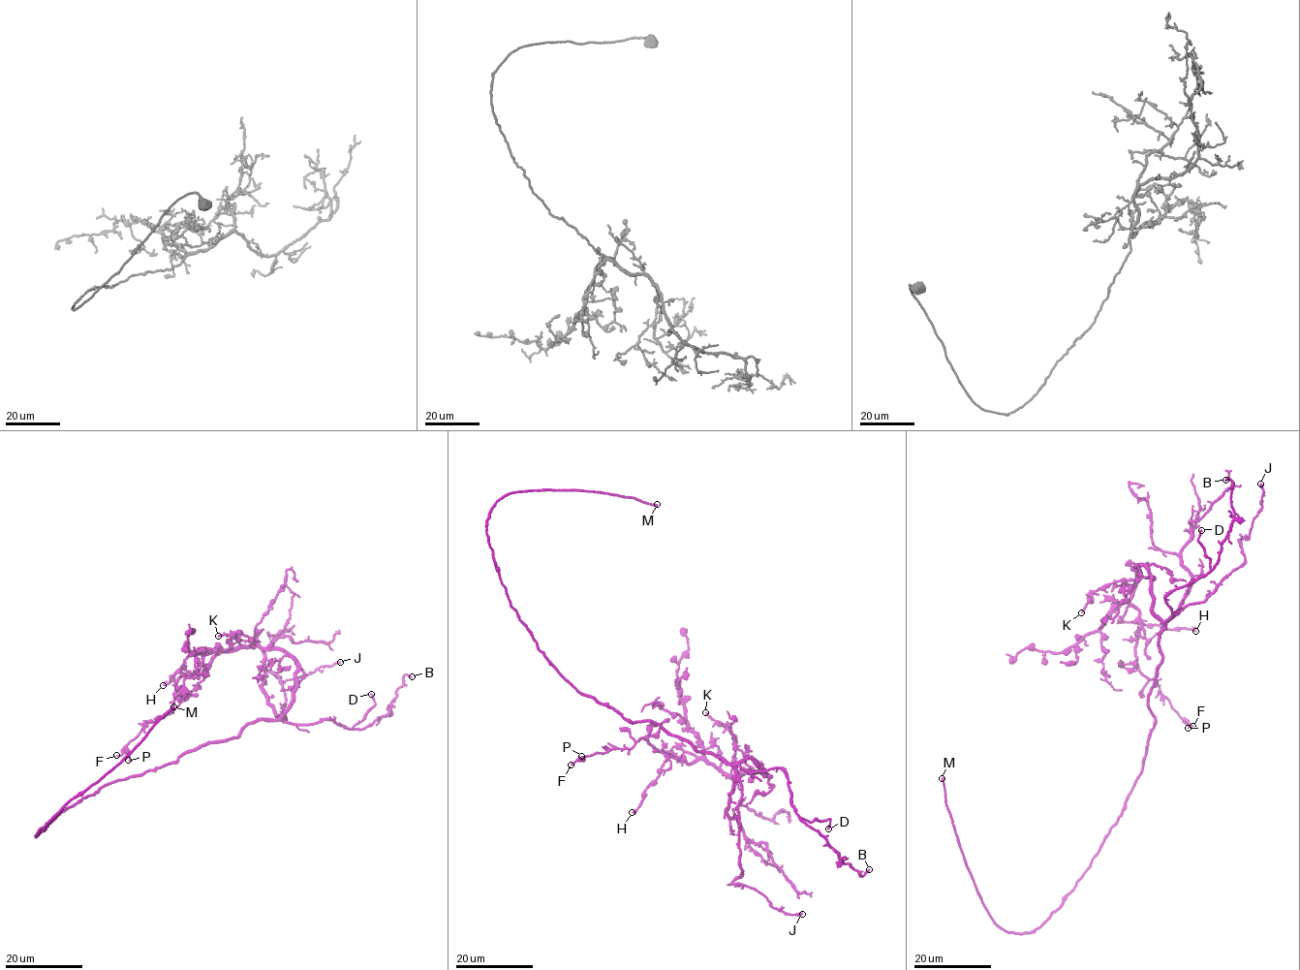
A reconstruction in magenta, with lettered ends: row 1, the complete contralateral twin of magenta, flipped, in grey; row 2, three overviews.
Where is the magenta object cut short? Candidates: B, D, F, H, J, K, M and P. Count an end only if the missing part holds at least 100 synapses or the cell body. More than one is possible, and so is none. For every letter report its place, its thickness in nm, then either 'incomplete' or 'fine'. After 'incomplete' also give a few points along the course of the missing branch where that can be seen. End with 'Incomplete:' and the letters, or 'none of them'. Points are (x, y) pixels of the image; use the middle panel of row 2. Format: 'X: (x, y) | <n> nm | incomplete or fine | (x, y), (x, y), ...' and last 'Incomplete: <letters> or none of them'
B: (869, 869) | 140 nm | fine
D: (828, 829) | 140 nm | fine
F: (571, 765) | 130 nm | fine
H: (632, 812) | 160 nm | fine
J: (802, 914) | 320 nm | fine
K: (705, 712) | 170 nm | fine
M: (657, 504) | 260 nm | incomplete | (657, 504), (710, 508), (722, 514)
P: (581, 756) | 140 nm | fine
Incomplete: M

